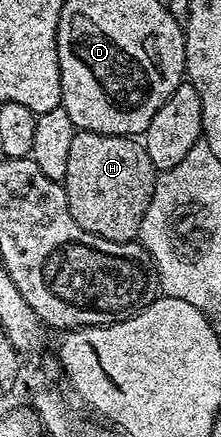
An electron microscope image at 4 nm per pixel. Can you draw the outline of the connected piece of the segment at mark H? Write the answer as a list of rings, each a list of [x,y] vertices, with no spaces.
[[[76,131],[73,143],[69,145],[69,166],[61,183],[67,195],[69,214],[73,214],[81,230],[89,230],[89,234],[97,234],[113,242],[125,242],[138,237],[145,210],[149,210],[149,202],[155,193],[156,179],[157,169],[149,158],[146,143],[129,136]]]

